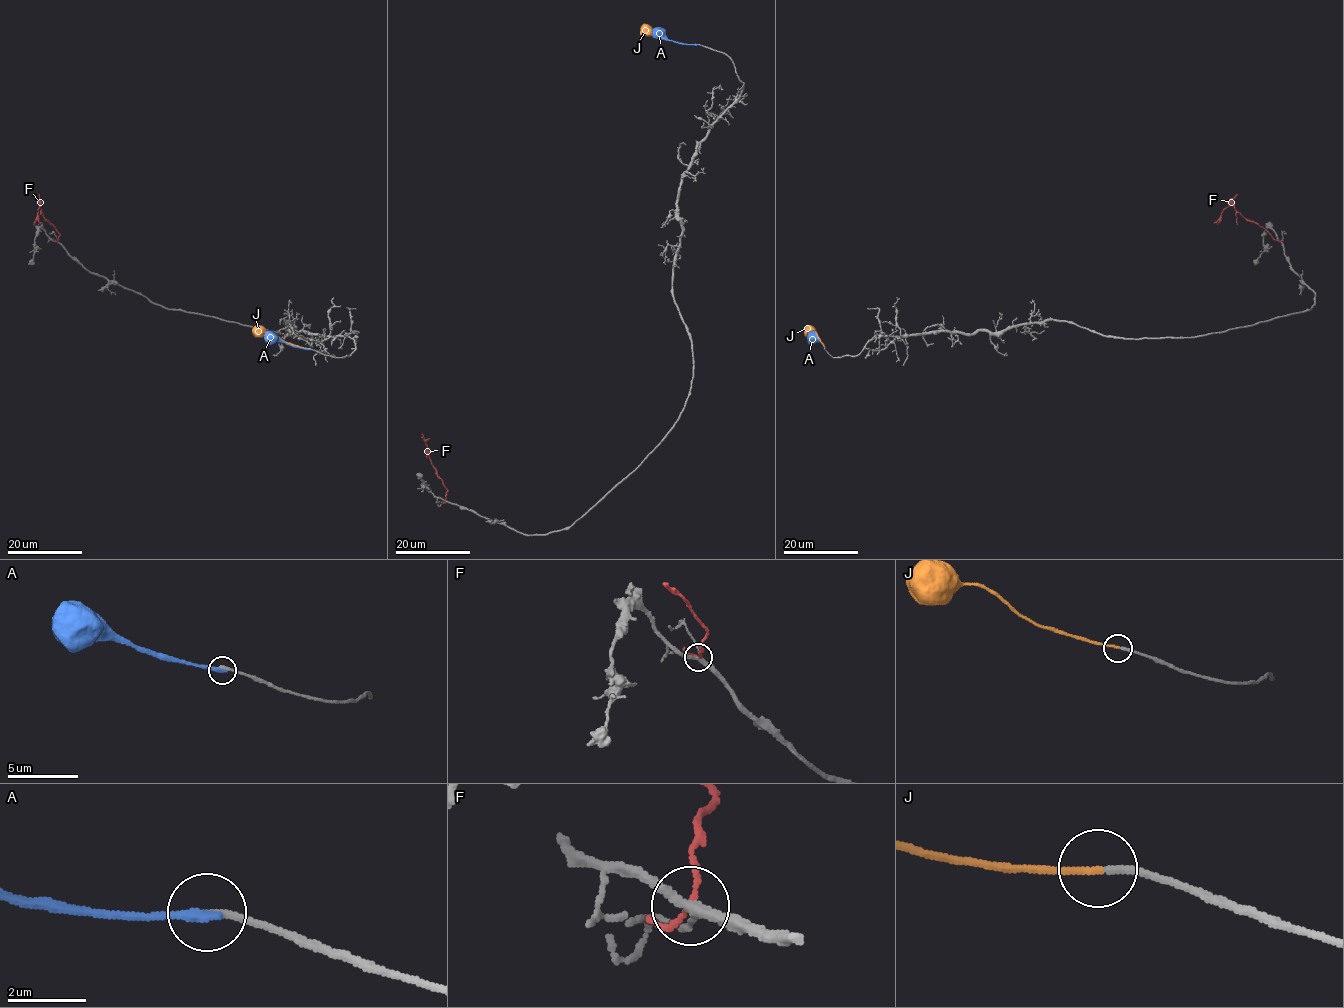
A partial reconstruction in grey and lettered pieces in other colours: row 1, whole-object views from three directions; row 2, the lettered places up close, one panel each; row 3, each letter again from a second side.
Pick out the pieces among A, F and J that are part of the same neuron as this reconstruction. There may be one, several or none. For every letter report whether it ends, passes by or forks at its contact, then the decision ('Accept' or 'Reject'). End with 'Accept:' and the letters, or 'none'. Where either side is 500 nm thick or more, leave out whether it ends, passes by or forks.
A: It ends there. Reject
F: It passes by. Reject
J: It ends there. Accept
Accept: J

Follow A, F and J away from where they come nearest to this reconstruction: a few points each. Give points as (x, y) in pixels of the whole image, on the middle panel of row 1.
A: (696, 44), (662, 39), (653, 30)
F: (445, 501), (447, 489), (431, 463), (426, 440), (421, 438)
J: (695, 44), (681, 44), (651, 35), (641, 27)

